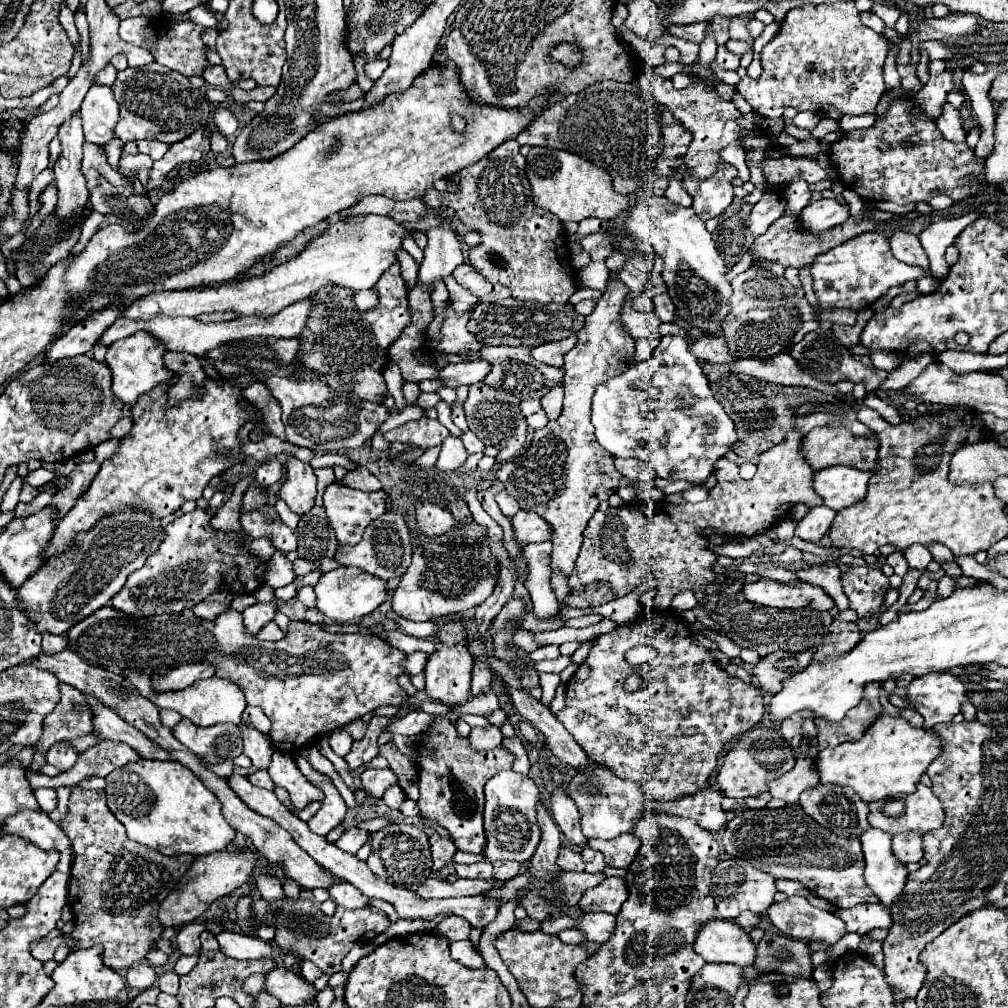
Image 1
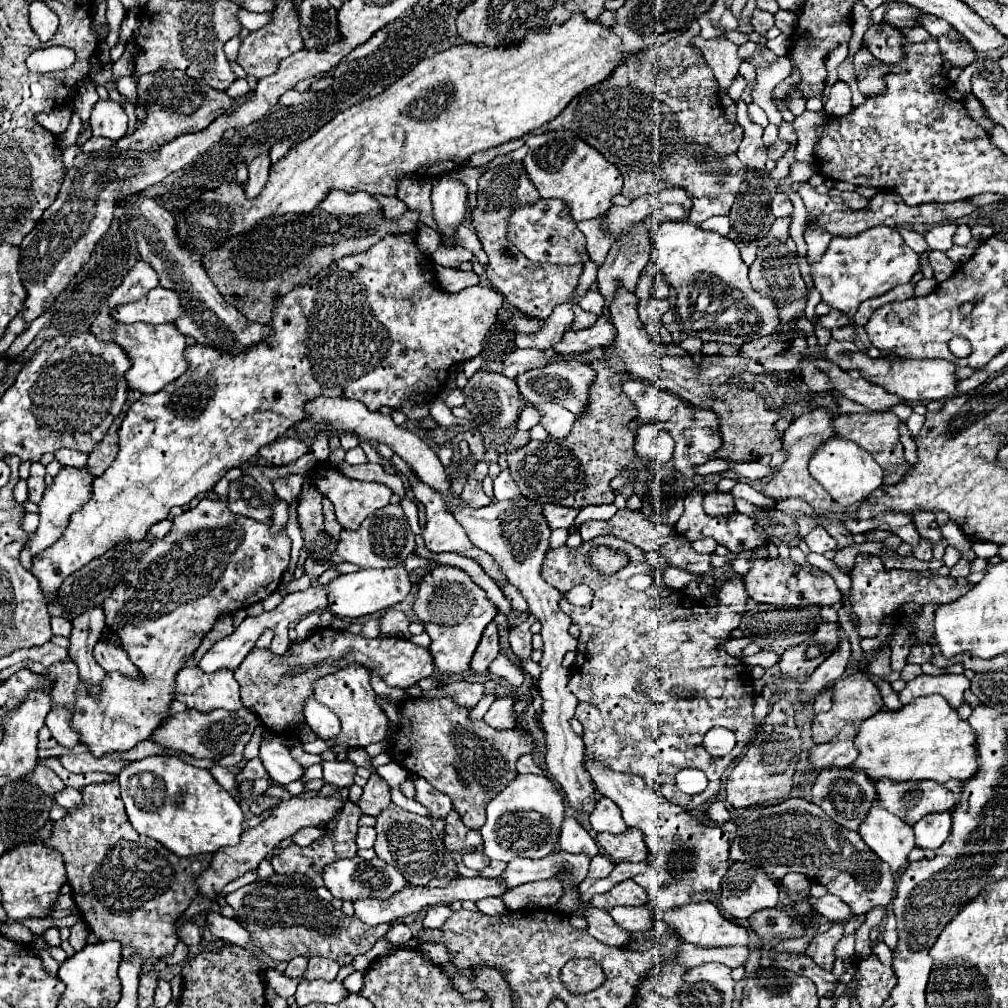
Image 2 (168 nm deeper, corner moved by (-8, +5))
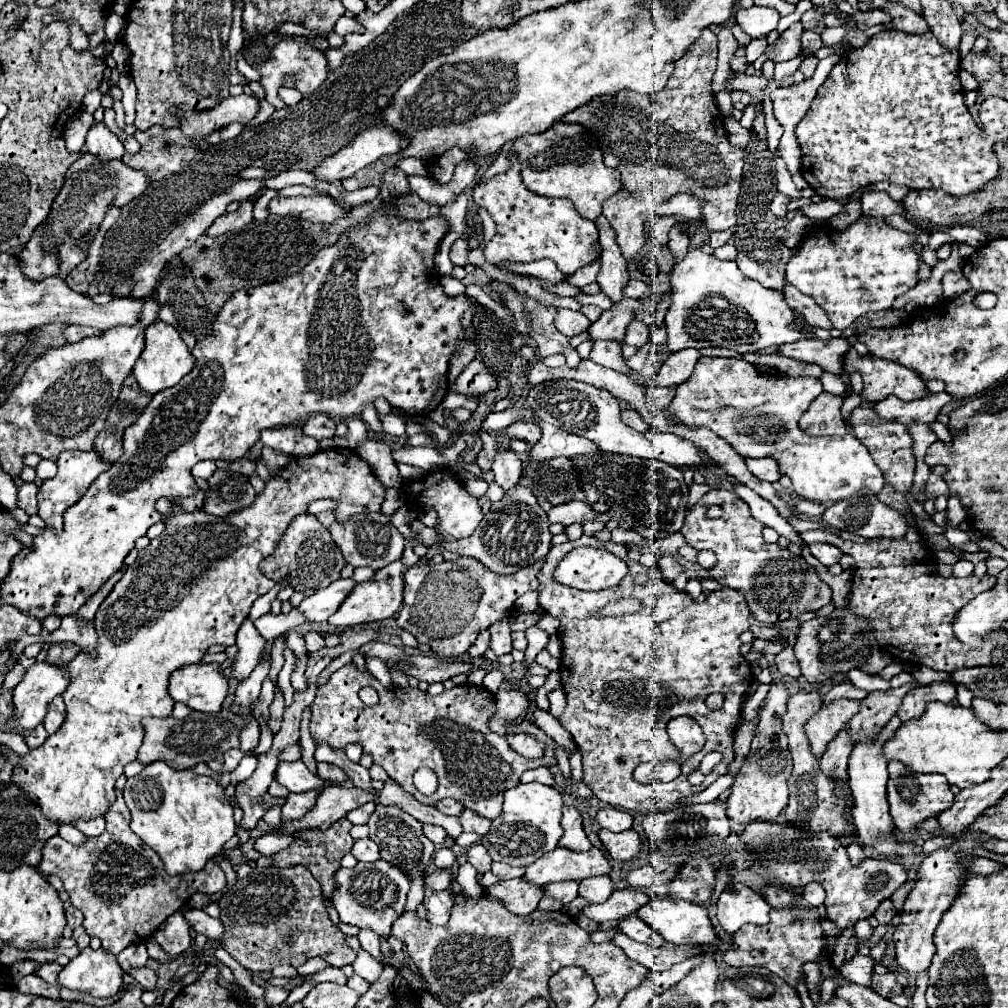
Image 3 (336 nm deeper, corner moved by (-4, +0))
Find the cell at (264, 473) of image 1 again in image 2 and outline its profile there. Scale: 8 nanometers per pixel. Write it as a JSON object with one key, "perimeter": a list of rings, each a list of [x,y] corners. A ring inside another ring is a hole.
{"perimeter":[[[284,436],[284,438],[276,438],[272,444],[262,446],[260,456],[270,460],[274,466],[286,466],[286,464],[292,464],[294,460],[298,460],[306,452],[310,452],[306,442],[302,442],[294,436]]]}

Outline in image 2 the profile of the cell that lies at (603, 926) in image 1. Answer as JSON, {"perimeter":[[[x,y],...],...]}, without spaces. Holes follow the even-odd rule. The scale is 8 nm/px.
{"perimeter":[[[616,906],[614,910],[610,910],[610,916],[614,918],[614,922],[620,928],[624,928],[628,932],[646,932],[654,926],[654,918],[644,906],[640,906],[640,908]]]}

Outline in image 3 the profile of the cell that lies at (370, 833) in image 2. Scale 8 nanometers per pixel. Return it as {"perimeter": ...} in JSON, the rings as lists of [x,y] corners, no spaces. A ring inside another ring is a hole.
{"perimeter":[[[370,837],[356,841],[354,847],[352,847],[352,855],[354,855],[358,861],[376,861],[376,859],[380,859],[378,845],[376,845]]]}

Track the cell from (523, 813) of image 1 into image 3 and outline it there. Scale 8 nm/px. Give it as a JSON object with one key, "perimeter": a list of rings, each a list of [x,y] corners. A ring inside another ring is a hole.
{"perimeter":[[[520,783],[504,793],[504,807],[500,817],[492,821],[492,829],[482,837],[482,845],[488,849],[492,861],[506,863],[510,867],[526,867],[540,859],[544,853],[556,849],[562,837],[562,795],[542,783]]]}

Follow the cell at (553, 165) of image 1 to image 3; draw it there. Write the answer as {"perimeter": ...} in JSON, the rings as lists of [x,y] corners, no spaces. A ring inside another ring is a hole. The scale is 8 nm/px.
{"perimeter":[[[556,121],[548,131],[544,131],[544,133],[538,133],[538,135],[524,135],[524,137],[520,137],[520,139],[516,139],[514,143],[512,143],[512,151],[516,153],[516,157],[518,157],[518,161],[520,161],[520,175],[522,175],[522,183],[532,191],[532,193],[536,193],[536,195],[544,195],[544,197],[564,197],[564,199],[570,199],[572,203],[574,203],[574,207],[576,207],[576,211],[584,217],[584,219],[588,219],[588,221],[596,221],[596,217],[600,217],[602,215],[602,205],[604,205],[604,201],[606,199],[610,199],[612,195],[616,195],[620,189],[622,189],[622,181],[620,181],[620,175],[618,175],[618,169],[608,169],[606,165],[604,165],[604,159],[602,159],[602,151],[600,151],[600,147],[596,145],[596,141],[594,141],[594,145],[592,145],[592,141],[590,141],[590,137],[588,137],[588,131],[584,129],[584,127],[578,127],[578,125],[568,125],[568,123],[562,123],[562,121]]]}

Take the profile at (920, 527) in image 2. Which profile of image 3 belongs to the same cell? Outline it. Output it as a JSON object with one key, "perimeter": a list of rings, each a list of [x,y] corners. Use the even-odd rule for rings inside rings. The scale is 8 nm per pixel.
{"perimeter":[[[930,473],[928,483],[926,483],[926,487],[924,487],[924,495],[926,495],[926,499],[930,499],[930,497],[934,497],[934,495],[948,495],[946,481],[944,481],[940,475]]]}

